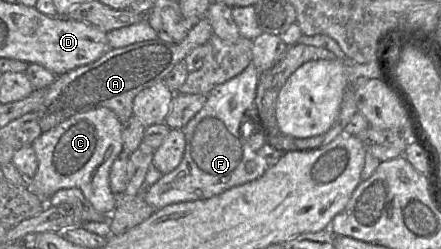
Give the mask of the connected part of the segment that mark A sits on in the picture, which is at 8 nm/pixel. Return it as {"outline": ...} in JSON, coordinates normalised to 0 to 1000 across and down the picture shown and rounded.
{"outline":[[[463,68],[408,169],[383,173],[354,153],[249,197],[222,241],[129,305],[107,353],[95,418],[79,446],[95,534],[170,458],[229,430],[254,442],[279,498],[302,462],[306,386],[324,357],[372,321],[401,253],[415,245],[444,189],[467,177],[481,137],[478,96]]]}

